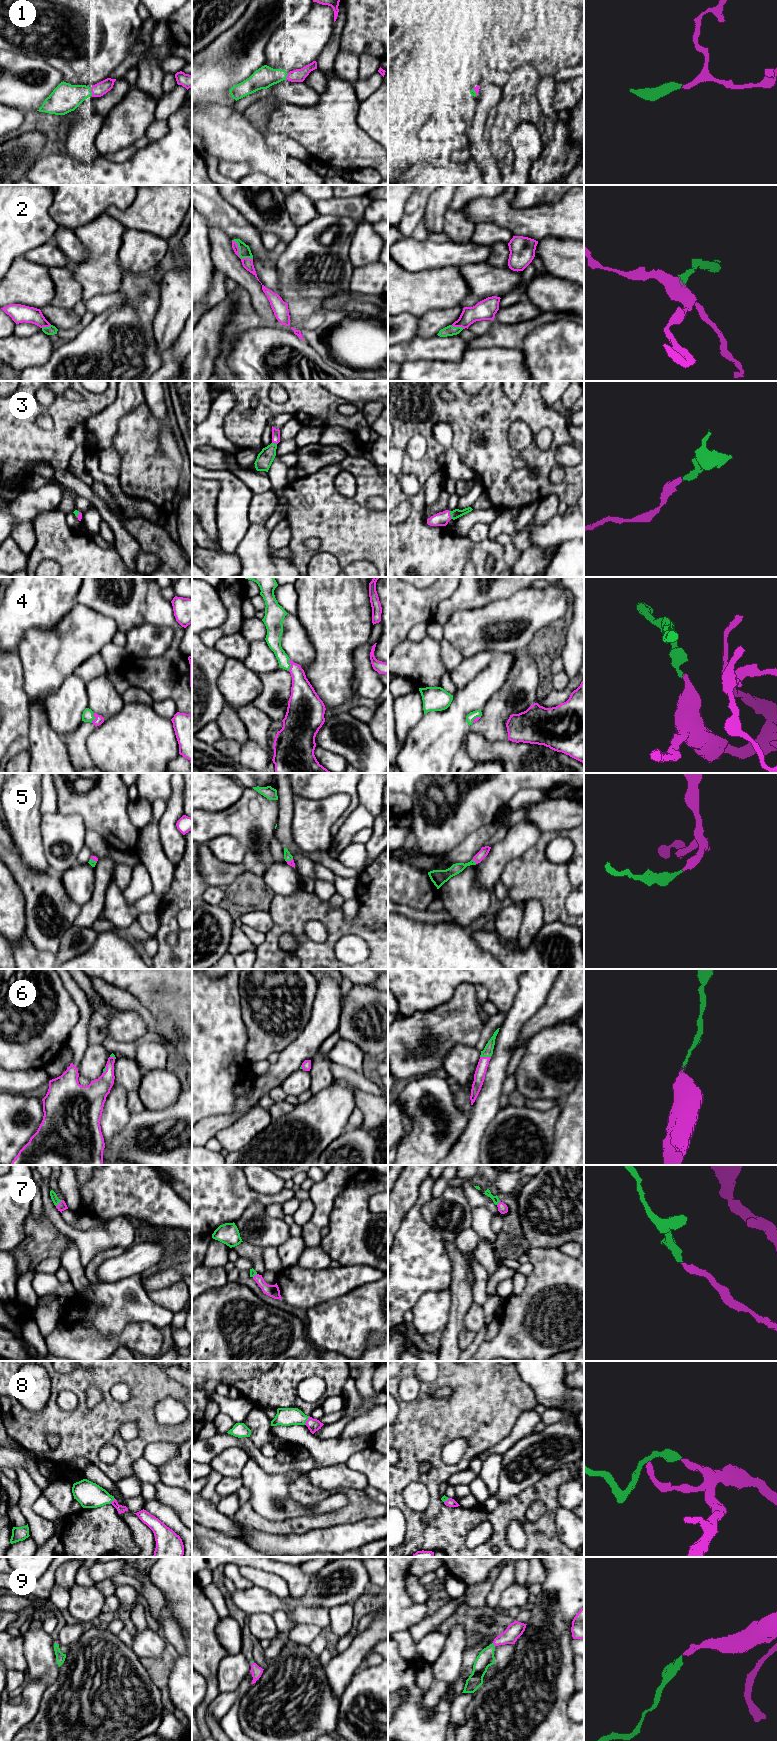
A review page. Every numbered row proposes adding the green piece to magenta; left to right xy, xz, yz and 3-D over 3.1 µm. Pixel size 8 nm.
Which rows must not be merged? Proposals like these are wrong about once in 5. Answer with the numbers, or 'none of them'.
none of them

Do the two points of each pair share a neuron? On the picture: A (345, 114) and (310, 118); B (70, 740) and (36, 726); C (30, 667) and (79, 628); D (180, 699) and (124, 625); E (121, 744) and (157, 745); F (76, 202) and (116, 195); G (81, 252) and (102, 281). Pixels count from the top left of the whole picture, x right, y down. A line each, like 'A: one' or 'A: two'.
A: one
B: two
C: one
D: one
E: one
F: one
G: two

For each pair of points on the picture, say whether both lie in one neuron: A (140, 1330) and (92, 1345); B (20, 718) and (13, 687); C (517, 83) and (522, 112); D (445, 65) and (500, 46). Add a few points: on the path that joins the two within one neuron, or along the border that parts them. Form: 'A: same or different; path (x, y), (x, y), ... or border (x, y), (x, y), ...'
A: same; path (128, 1338), (104, 1345)
B: same; path (13, 710), (13, 695)
C: same; path (518, 90), (519, 105)
D: same; path (459, 55), (484, 55), (486, 53)

